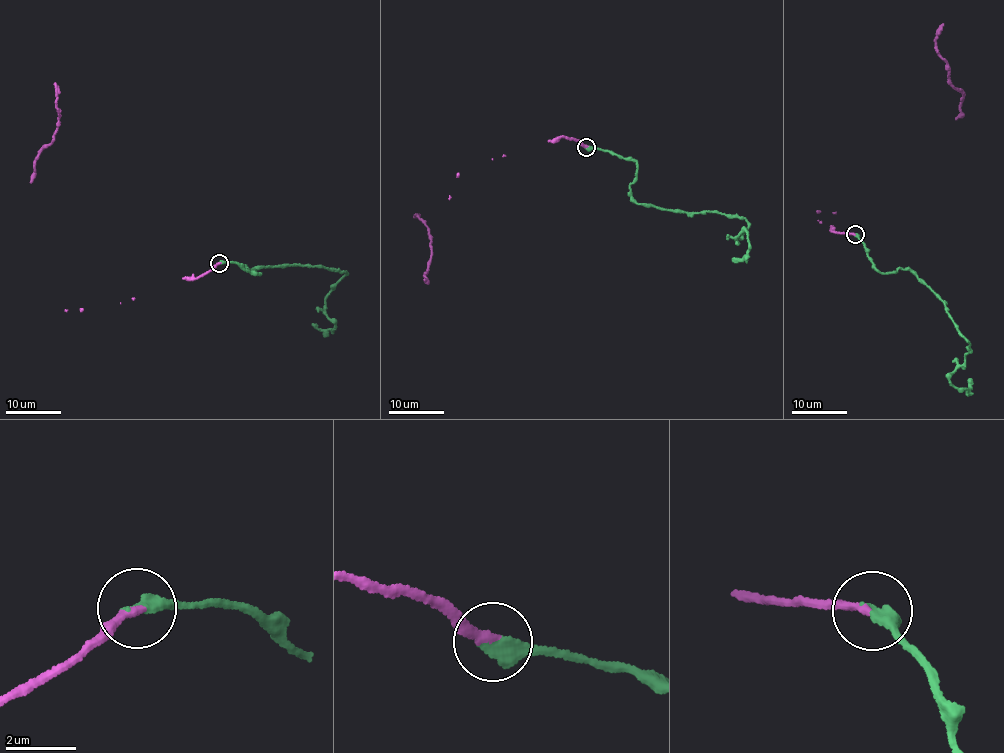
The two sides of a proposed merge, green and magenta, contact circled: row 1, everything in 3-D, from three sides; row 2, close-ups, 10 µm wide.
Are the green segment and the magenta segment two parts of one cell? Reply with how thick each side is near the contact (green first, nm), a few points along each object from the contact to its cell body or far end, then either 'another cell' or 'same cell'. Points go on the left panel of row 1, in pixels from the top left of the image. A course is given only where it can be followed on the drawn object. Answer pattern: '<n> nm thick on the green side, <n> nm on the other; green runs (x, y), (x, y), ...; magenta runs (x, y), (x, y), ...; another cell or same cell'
500 nm thick on the green side, 240 nm on the other; green runs (219, 262), (234, 262), (258, 274), (244, 265), (321, 265), (346, 273), (325, 298), (332, 330), (312, 324); magenta runs (219, 262), (199, 278), (186, 278), (52, 142), (41, 149), (31, 183), (135, 299); same cell

